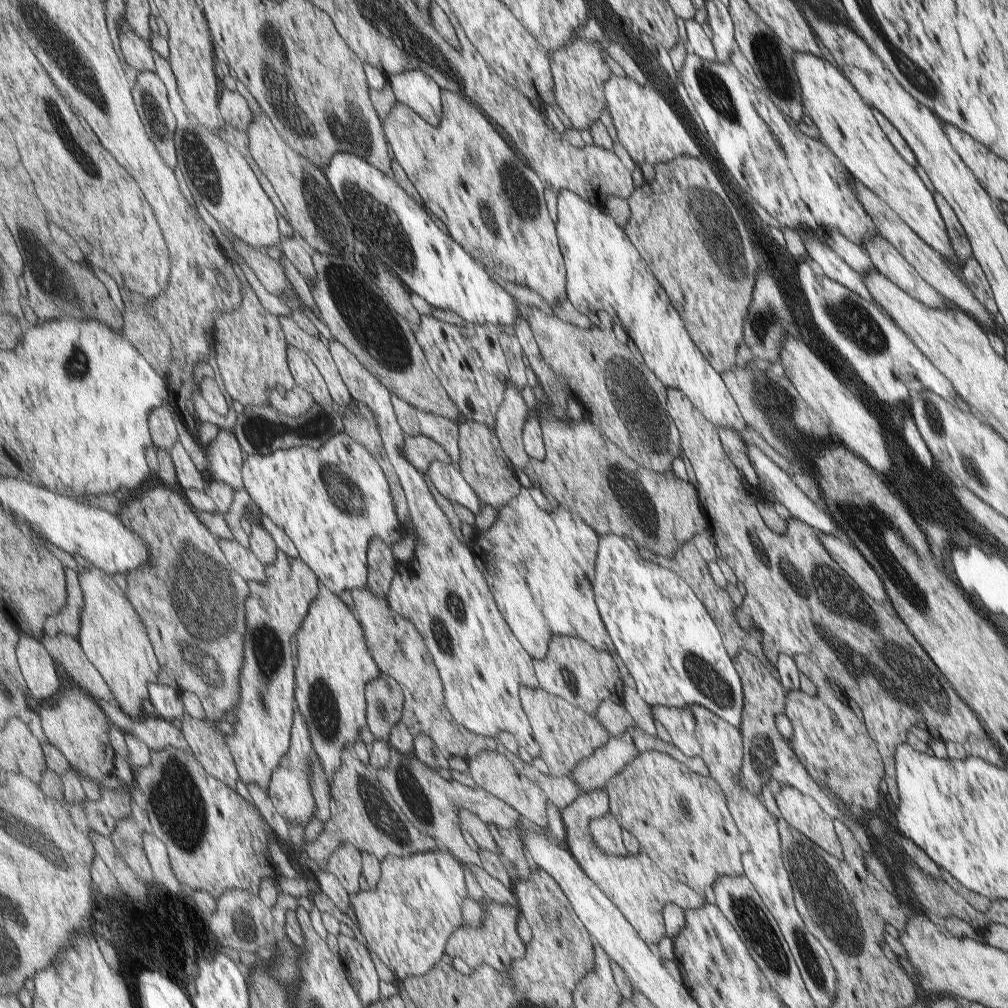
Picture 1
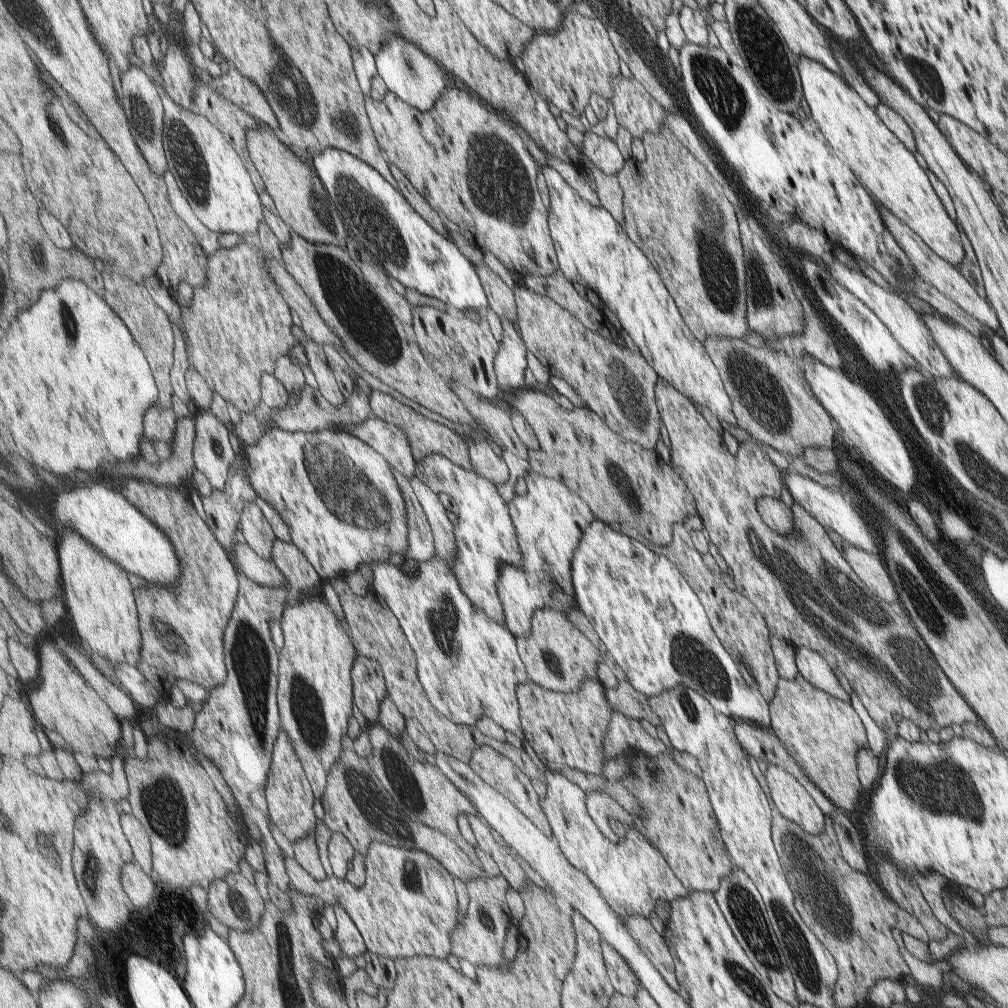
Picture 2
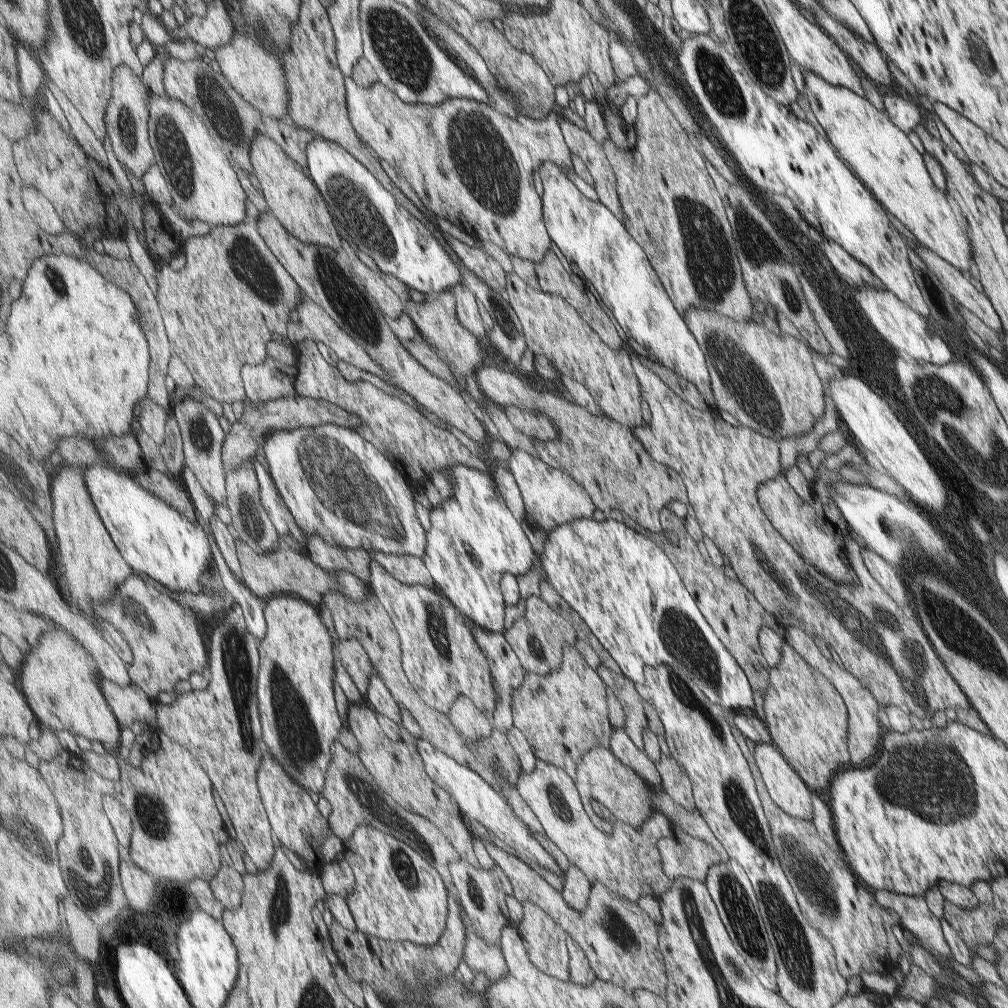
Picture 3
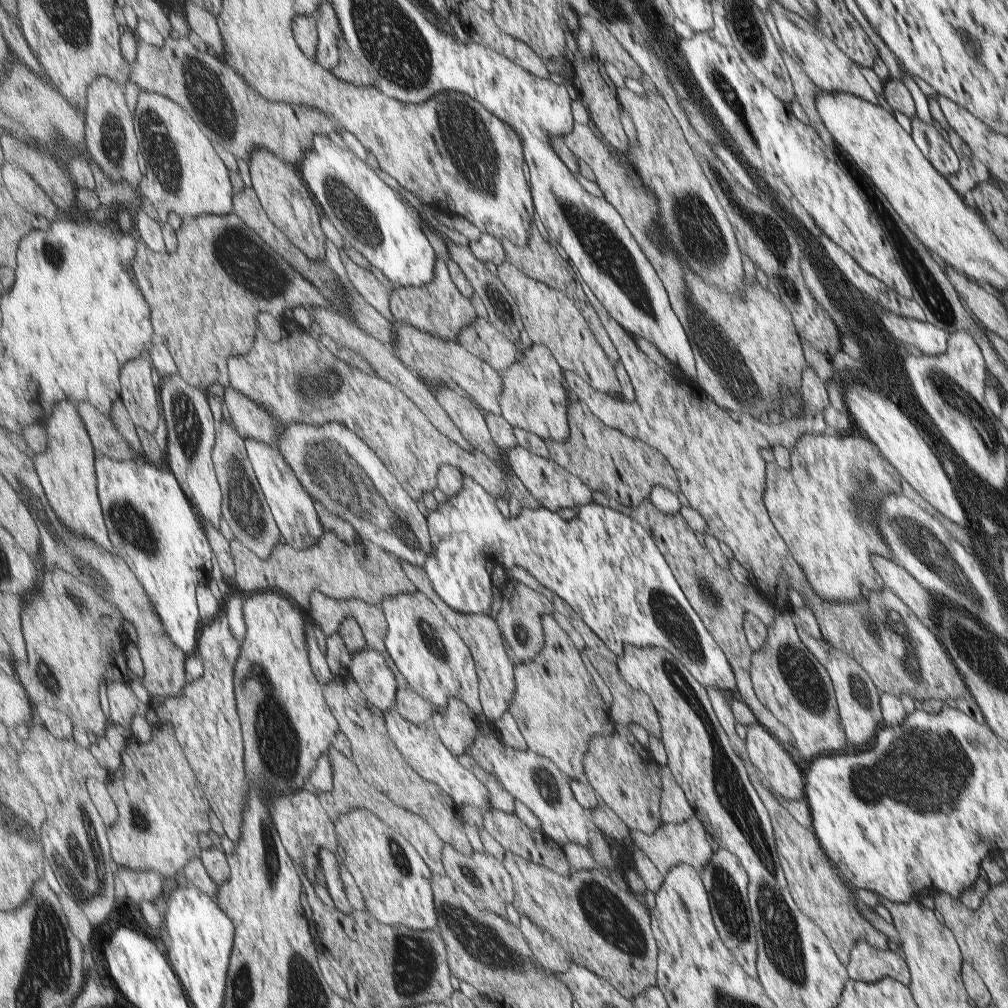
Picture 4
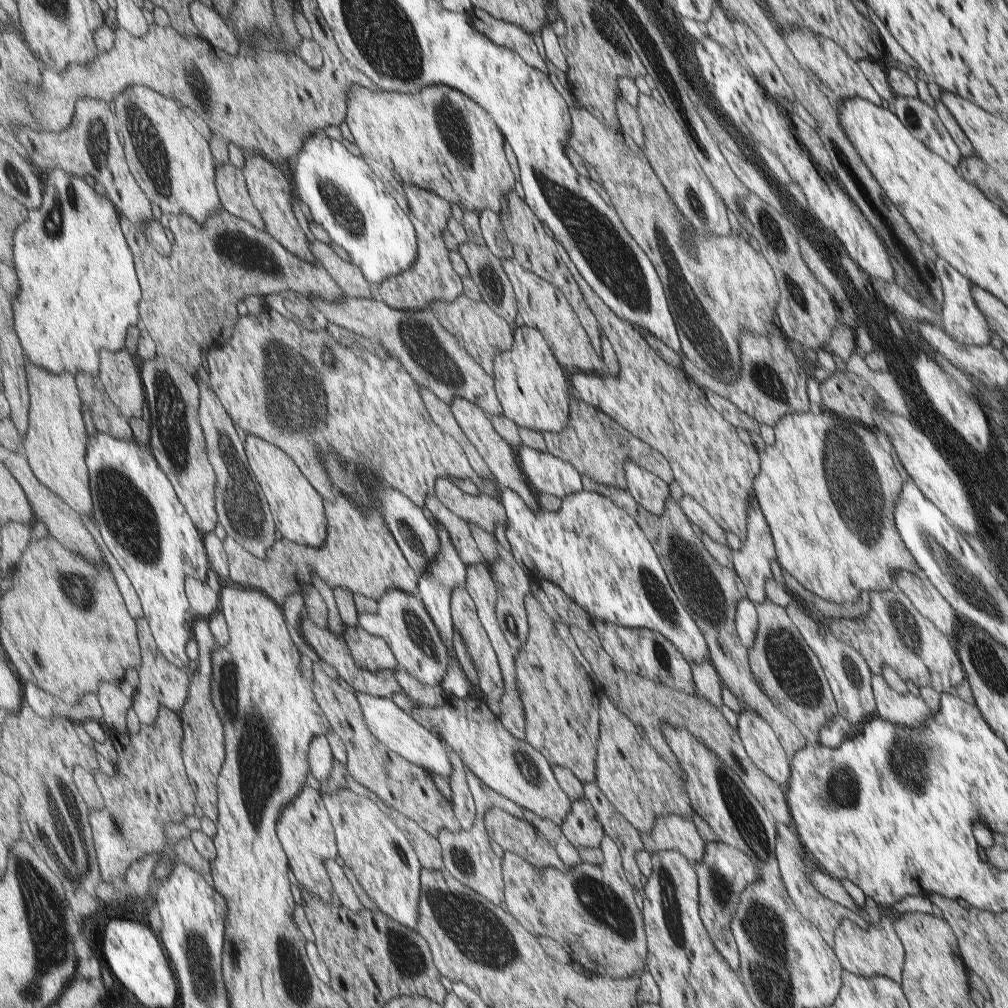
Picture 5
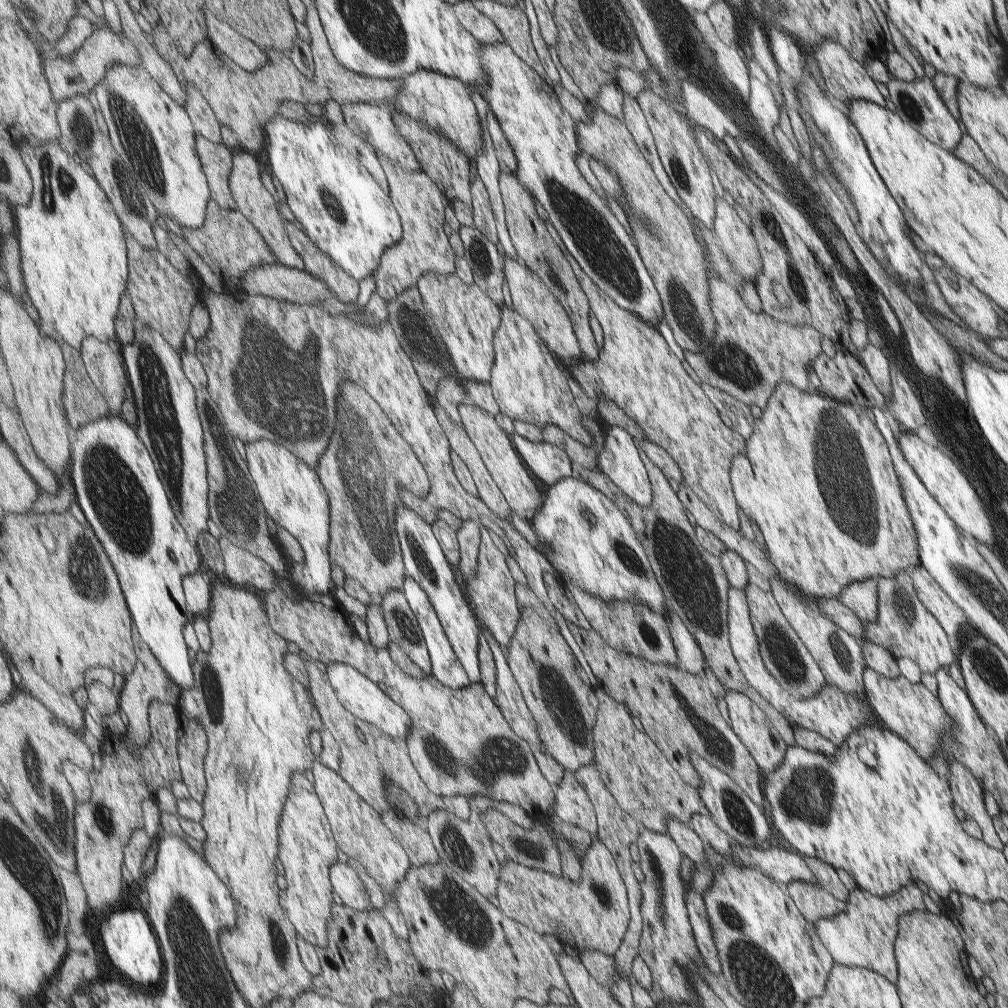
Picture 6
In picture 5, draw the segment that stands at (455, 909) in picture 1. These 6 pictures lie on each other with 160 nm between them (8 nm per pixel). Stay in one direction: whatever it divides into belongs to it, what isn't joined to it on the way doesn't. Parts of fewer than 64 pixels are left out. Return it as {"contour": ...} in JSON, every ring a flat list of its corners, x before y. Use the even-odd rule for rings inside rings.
{"contour":[[349,789,322,795,337,832,338,849,344,864,353,872,360,886,375,904,378,912,397,923,416,930,422,898,421,862,413,844,385,815,380,804]]}

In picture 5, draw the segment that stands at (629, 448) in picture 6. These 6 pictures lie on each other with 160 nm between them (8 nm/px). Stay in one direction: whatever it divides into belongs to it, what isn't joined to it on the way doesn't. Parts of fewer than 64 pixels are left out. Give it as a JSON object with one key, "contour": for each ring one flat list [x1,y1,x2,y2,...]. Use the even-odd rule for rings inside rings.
{"contour":[[626,461,623,466,627,492,647,512,660,515,663,512,665,501,669,497,667,485,633,461]]}

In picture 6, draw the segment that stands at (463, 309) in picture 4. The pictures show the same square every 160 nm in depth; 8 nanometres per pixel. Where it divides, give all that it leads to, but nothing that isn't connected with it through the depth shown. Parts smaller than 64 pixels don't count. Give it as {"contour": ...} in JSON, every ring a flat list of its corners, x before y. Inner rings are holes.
{"contour":[[375,150,375,157,382,168,391,190,391,200,399,212,403,223,403,240,383,254,378,271,374,274,376,292,387,302,400,299,402,293,418,286,419,280,427,272,435,274,456,274,455,256,450,237,445,234,447,206,452,202,437,188,437,184,422,170,405,170,403,166,395,164,389,156]]}

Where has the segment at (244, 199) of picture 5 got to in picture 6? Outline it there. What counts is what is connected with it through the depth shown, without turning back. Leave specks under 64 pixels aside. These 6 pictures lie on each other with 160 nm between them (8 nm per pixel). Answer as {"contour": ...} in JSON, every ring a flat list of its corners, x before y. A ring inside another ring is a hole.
{"contour":[[197,133,197,154,201,160,211,198,225,210,236,210,237,202,229,188,229,178,233,170,233,150,224,144,215,144]]}

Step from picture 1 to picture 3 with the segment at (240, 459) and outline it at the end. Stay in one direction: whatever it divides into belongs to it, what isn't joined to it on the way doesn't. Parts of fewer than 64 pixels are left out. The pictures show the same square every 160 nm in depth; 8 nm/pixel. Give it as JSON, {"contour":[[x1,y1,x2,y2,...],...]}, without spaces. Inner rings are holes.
{"contour":[[183,398,175,404,172,412,176,414,182,435,184,436,184,451,186,452,186,466,195,474,203,489,217,502,227,504,227,482,225,482,225,464,221,458,225,432,219,424,219,418,208,410,200,401]]}

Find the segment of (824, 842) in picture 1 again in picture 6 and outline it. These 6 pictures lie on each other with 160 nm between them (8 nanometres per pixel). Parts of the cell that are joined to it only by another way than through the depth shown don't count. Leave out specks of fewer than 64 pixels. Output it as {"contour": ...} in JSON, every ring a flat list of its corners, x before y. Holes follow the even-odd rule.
{"contour":[[725,690,723,700,726,704,727,712,729,712,729,727,735,734,735,737,745,746,747,752,762,773,773,771,783,761,786,748,785,742,781,740,781,736,777,734,777,730,773,728,771,722,764,716,764,713,750,700,749,697,734,692,733,690]]}

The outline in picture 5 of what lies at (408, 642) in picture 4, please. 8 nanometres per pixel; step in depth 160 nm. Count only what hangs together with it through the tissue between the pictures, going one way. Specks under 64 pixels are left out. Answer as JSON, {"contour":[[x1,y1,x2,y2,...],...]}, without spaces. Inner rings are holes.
{"contour":[[391,589,378,601,378,611,374,615,359,613,359,618,360,626,364,630,388,642,402,670,429,686,439,687,446,680,449,664,447,660,441,662,437,656,433,637,425,626,431,624,433,620,420,596]]}

